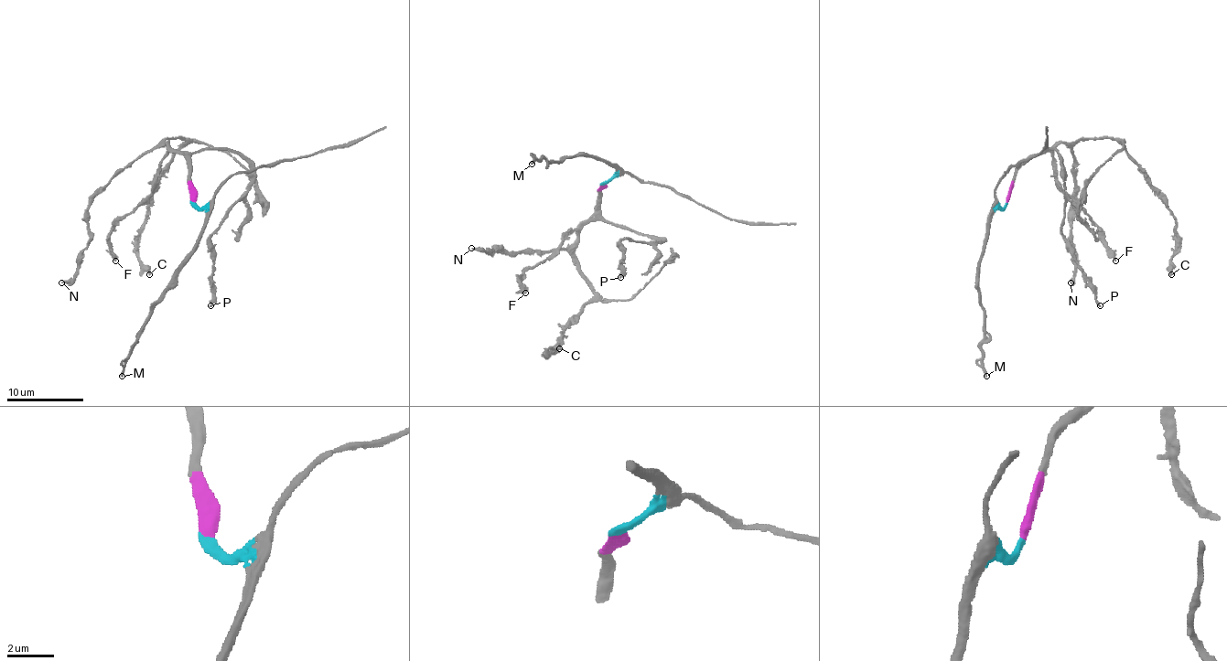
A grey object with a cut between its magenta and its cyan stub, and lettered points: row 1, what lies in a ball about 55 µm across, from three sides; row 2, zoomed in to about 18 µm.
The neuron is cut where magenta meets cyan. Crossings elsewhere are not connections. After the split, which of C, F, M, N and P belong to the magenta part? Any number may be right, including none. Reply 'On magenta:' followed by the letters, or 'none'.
On magenta: C, F, N, P

